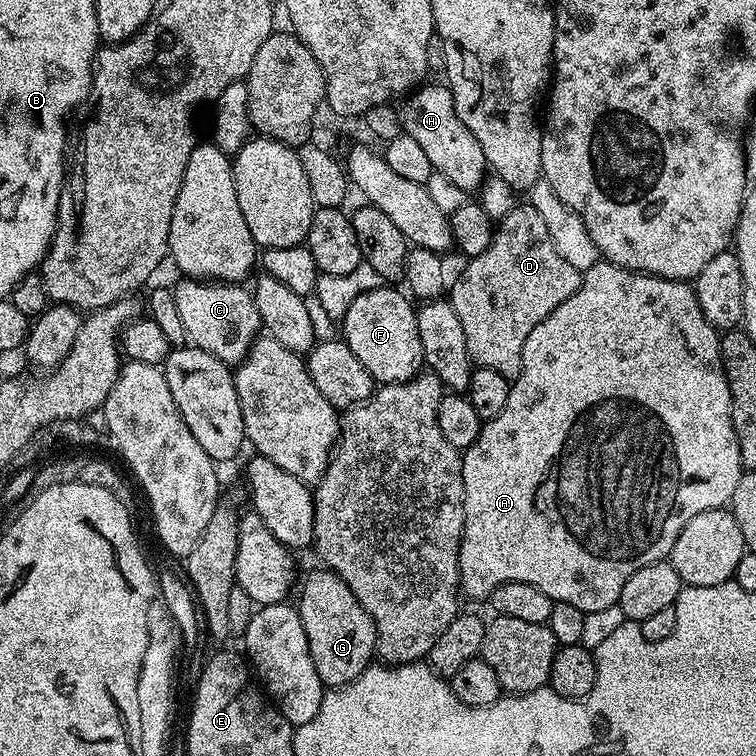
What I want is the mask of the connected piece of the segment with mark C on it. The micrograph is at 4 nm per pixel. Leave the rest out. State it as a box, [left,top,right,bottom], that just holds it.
[172,278,262,366]

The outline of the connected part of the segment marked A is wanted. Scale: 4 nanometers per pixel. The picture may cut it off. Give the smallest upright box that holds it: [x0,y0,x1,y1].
[460,262,742,614]

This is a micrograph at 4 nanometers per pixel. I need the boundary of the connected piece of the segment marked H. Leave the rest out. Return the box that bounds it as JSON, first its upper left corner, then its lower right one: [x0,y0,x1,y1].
[400,82,490,194]

